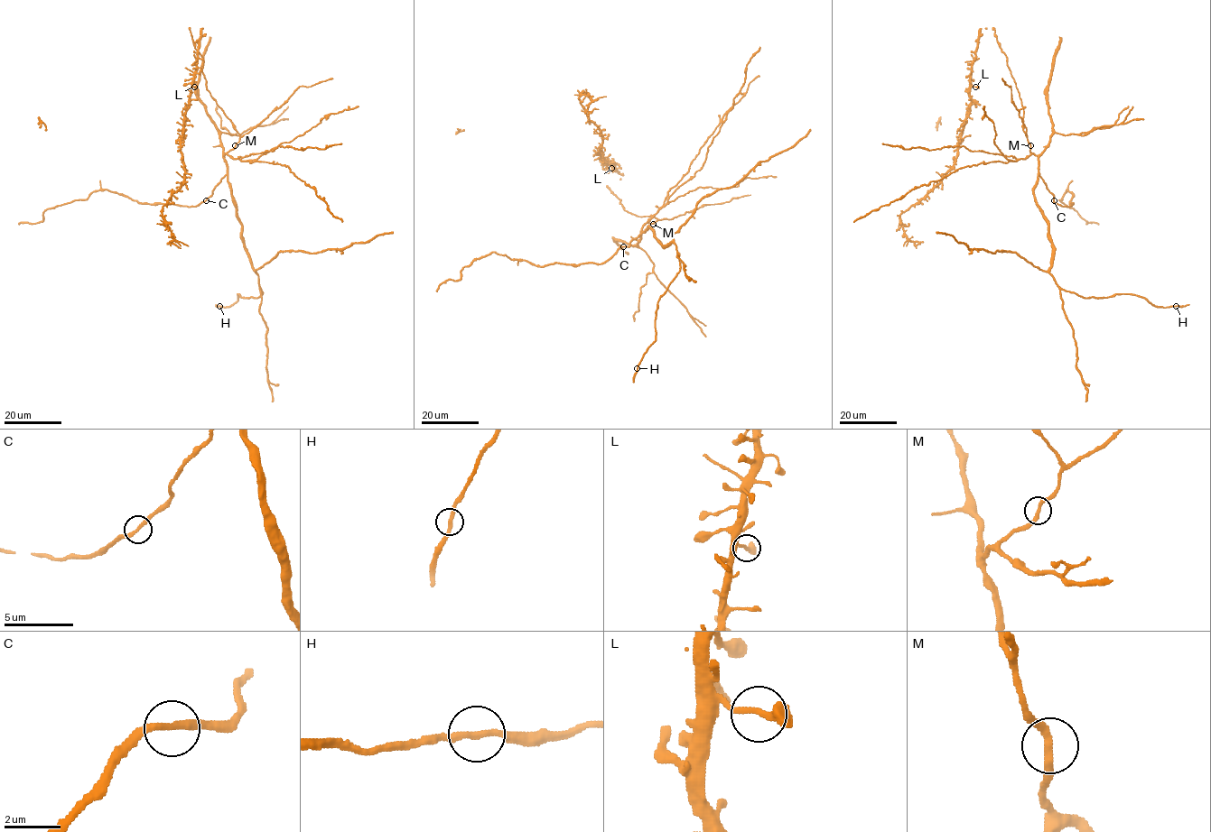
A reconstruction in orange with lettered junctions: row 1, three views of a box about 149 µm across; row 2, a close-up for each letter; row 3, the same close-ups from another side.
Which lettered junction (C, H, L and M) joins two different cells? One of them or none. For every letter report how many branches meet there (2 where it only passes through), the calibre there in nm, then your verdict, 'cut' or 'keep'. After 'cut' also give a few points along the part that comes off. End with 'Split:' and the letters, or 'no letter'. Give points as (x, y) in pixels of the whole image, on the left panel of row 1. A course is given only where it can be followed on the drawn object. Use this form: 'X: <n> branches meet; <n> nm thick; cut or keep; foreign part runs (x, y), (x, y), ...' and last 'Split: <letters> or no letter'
C: 2 branches meet; 280 nm thick; keep
H: 2 branches meet; 240 nm thick; keep
L: 2 branches meet; 260 nm thick; keep
M: 2 branches meet; 280 nm thick; keep
Split: no letter

